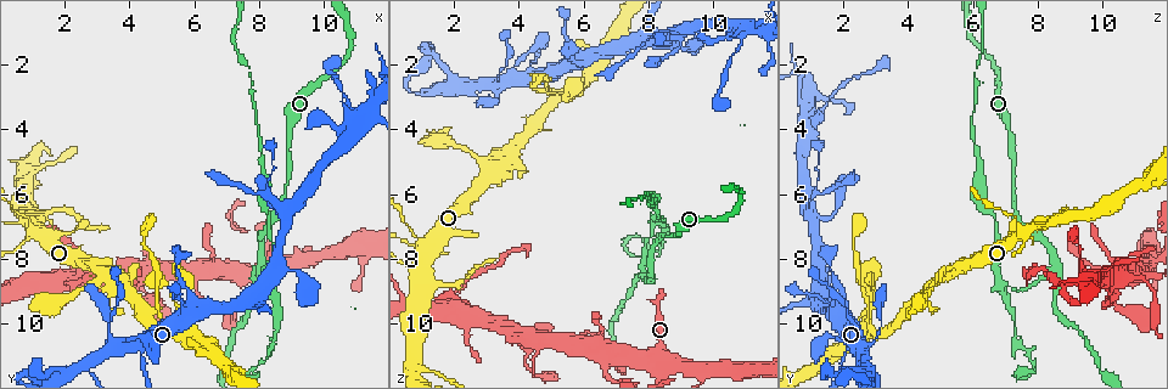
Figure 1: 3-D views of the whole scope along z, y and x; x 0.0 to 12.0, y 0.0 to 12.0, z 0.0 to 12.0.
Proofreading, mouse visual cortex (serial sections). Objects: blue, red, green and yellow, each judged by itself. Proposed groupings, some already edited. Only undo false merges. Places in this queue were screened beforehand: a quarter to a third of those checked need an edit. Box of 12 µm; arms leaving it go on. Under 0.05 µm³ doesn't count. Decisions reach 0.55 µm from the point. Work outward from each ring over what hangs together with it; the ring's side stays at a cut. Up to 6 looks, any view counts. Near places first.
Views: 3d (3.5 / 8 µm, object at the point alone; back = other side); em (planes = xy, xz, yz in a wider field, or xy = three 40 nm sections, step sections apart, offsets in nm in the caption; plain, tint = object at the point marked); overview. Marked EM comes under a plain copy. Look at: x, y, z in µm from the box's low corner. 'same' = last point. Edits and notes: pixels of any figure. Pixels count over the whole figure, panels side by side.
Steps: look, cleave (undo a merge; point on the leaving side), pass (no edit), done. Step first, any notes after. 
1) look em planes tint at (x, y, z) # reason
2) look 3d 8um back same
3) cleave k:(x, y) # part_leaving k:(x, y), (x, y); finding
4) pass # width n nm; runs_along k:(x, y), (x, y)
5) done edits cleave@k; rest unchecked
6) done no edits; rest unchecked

look 3d 3.5um at (3.9, 8.8, 4.7) # a fork

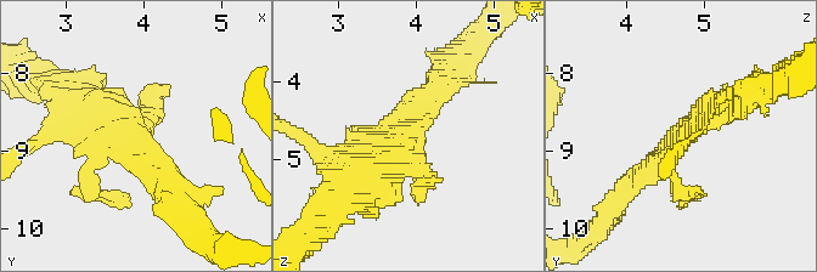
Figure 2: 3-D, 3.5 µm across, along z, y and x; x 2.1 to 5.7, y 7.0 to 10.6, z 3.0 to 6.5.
look em planes tint at (3.90, 8.80, 4.65)

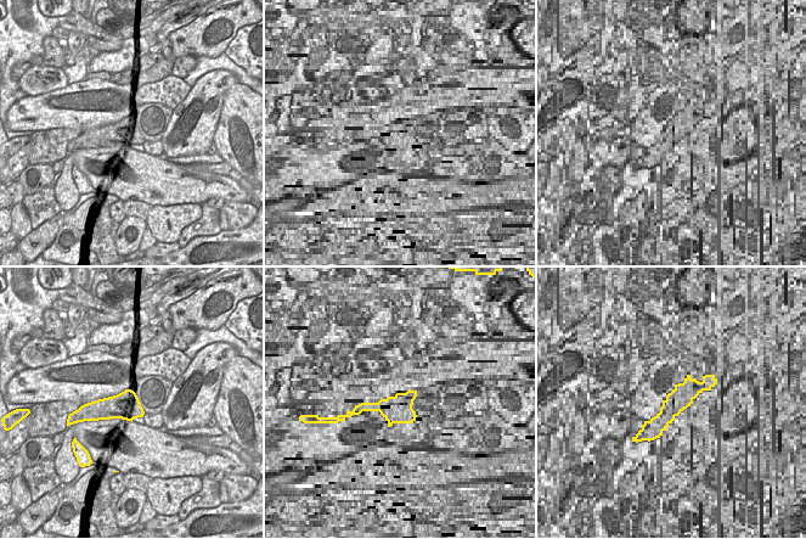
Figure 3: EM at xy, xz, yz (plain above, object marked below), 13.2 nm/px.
pass # runs_along 2:(737, 102), (696, 122), (627, 188); continuous, no second cell

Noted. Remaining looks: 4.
look 3d 8um back at (8.0, 7.9, 8.5) # a fork

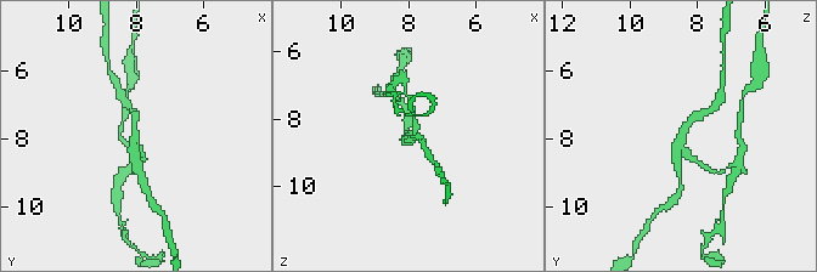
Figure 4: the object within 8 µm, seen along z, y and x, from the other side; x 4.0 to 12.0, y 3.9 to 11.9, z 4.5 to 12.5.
look em planes tint at (8.0, 7.9, 8.5) # need the tissue

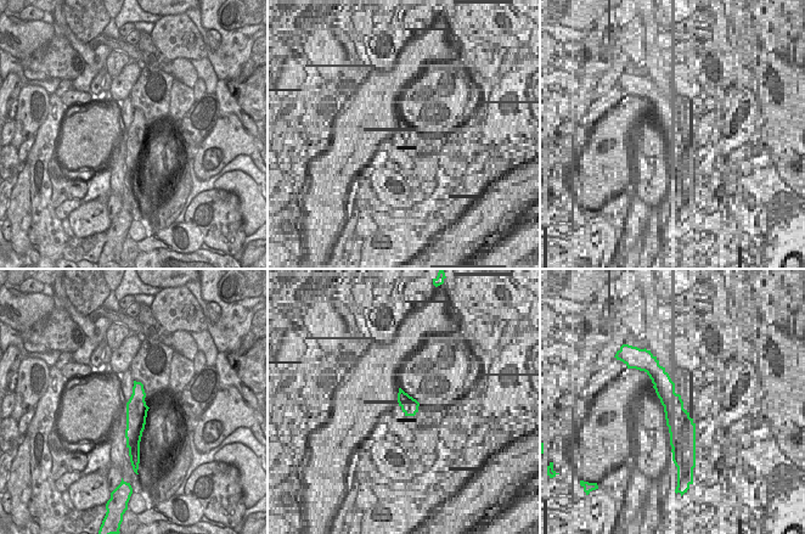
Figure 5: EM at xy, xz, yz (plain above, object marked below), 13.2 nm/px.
cleave 4:(705, 166) # arm_widths 150, 200, 250 nm; part_leaving 4:(683, 149), (702, 166), (721, 173); a second cell is stuck on

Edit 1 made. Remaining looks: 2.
done edits cleave@4; rest unchecked

